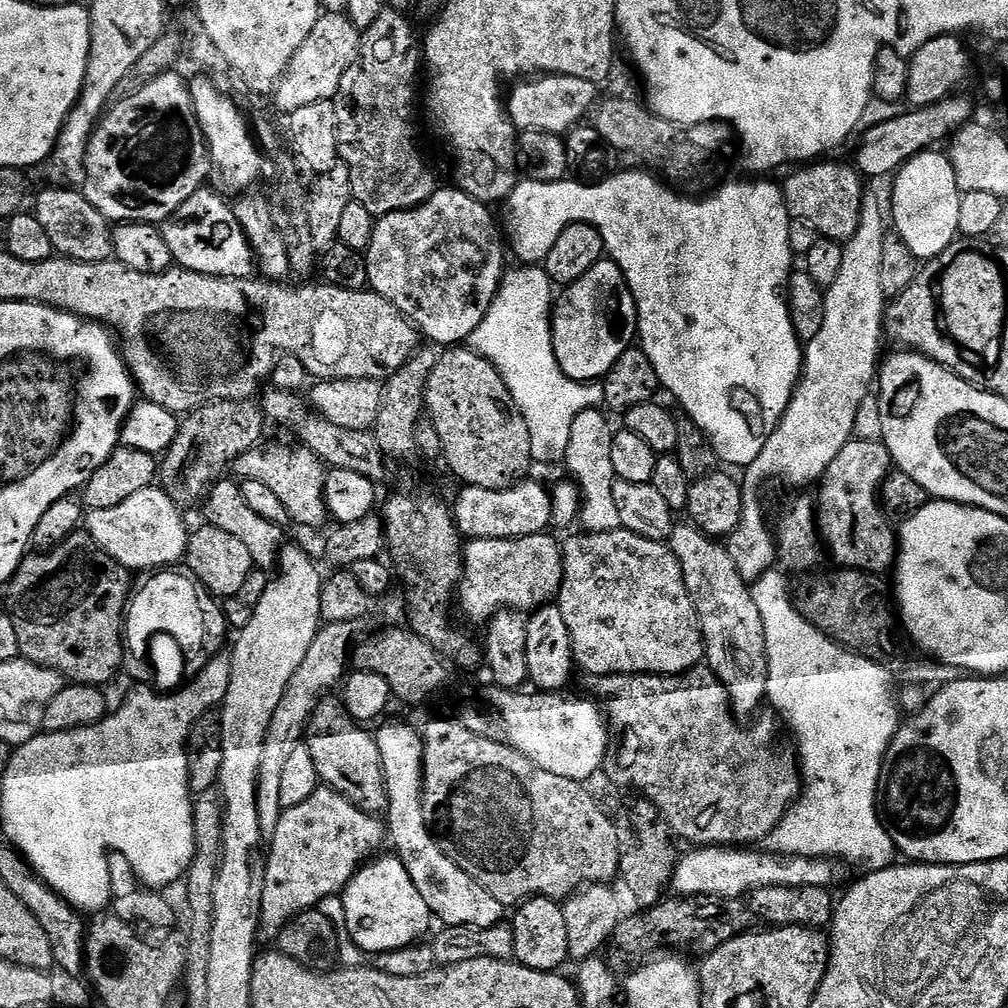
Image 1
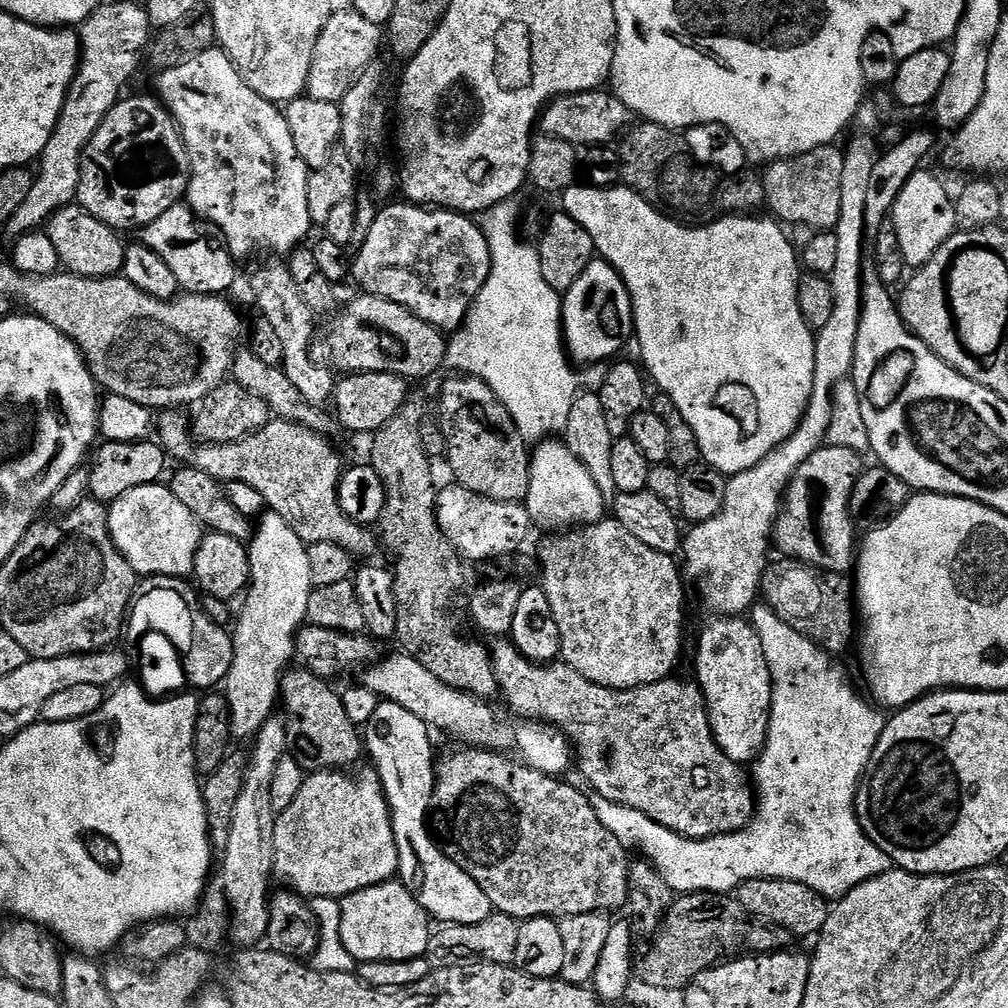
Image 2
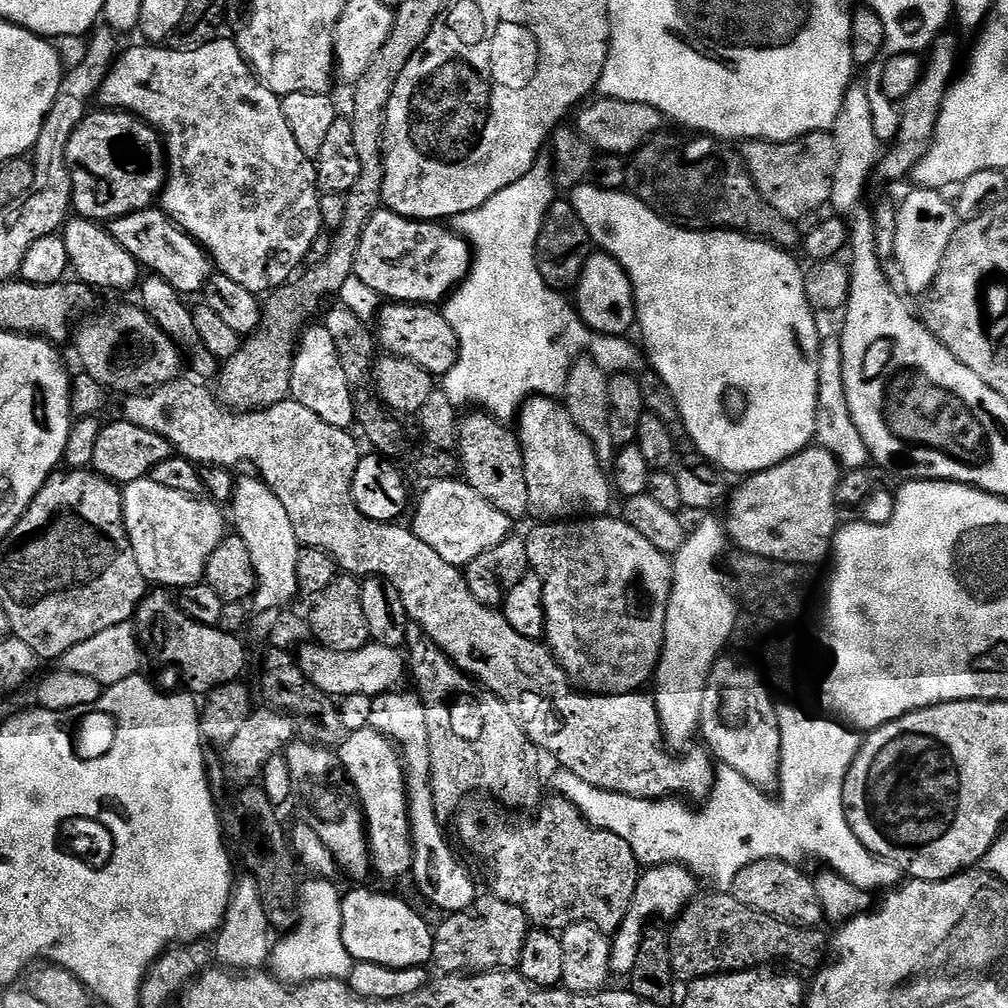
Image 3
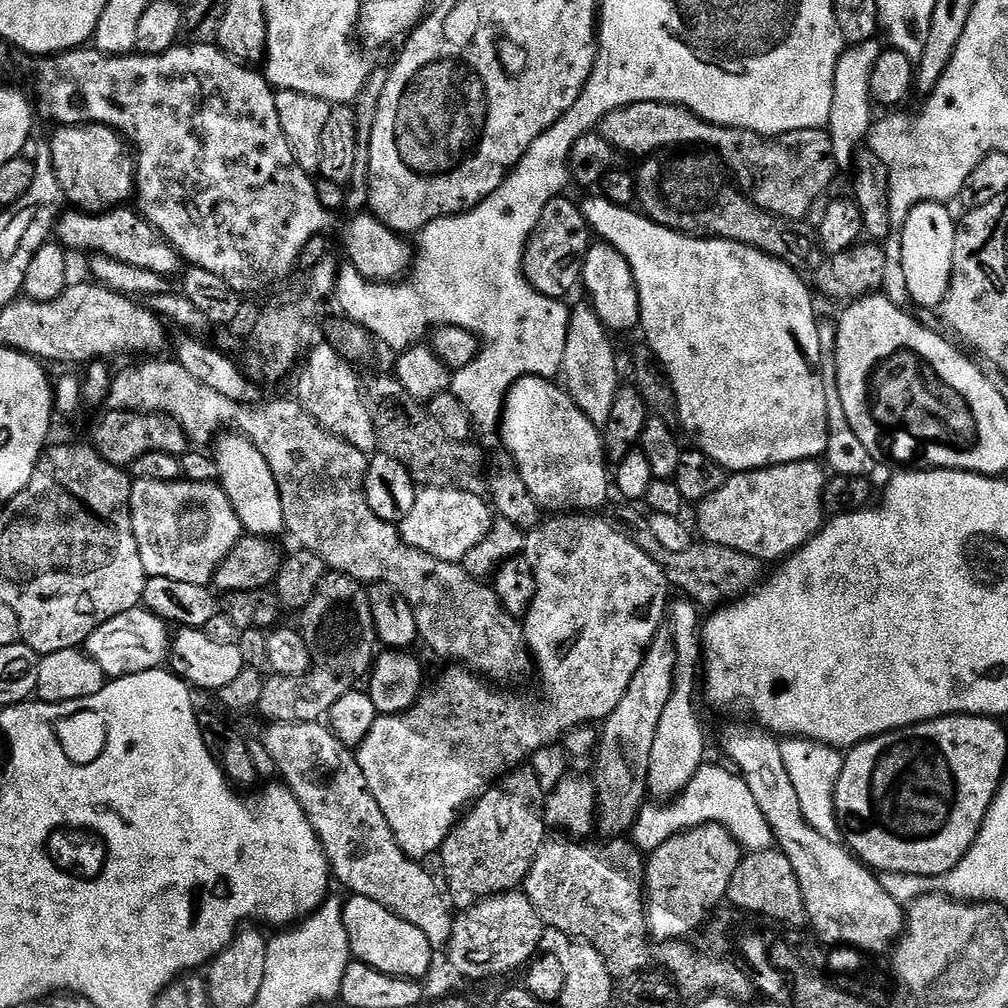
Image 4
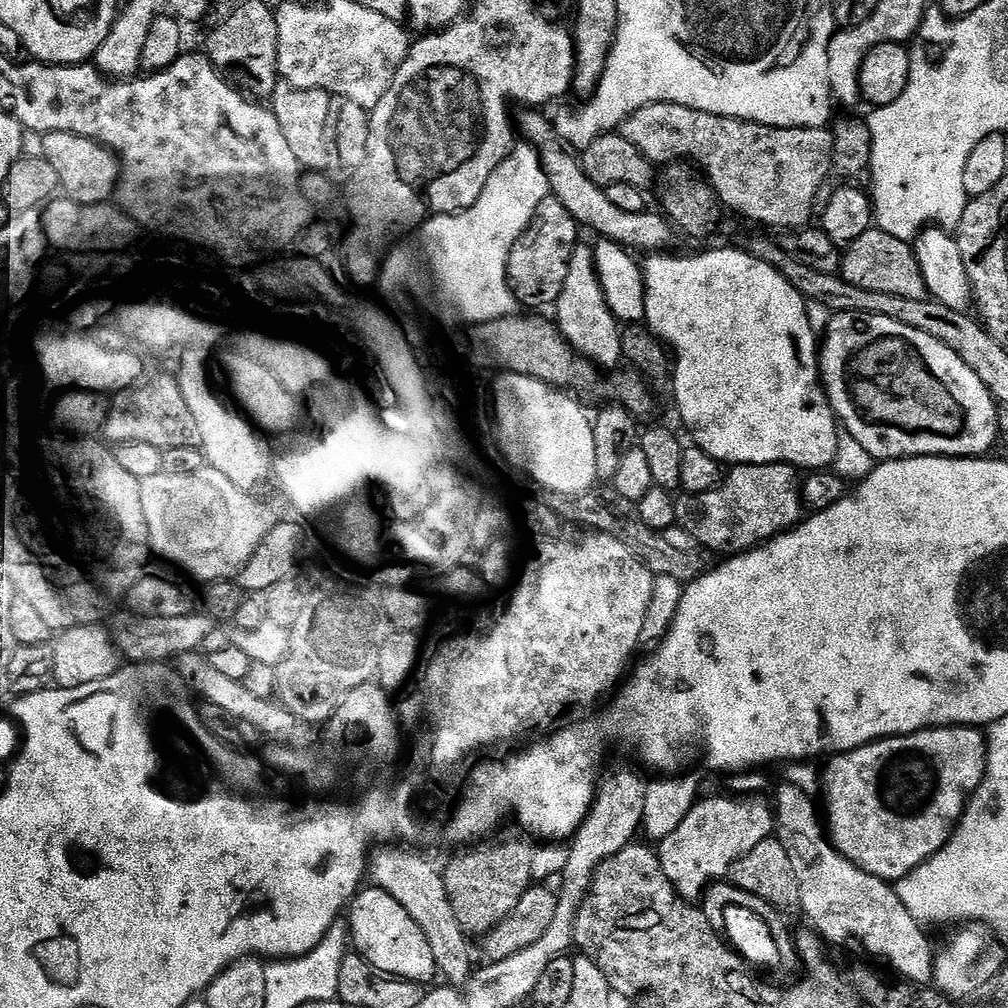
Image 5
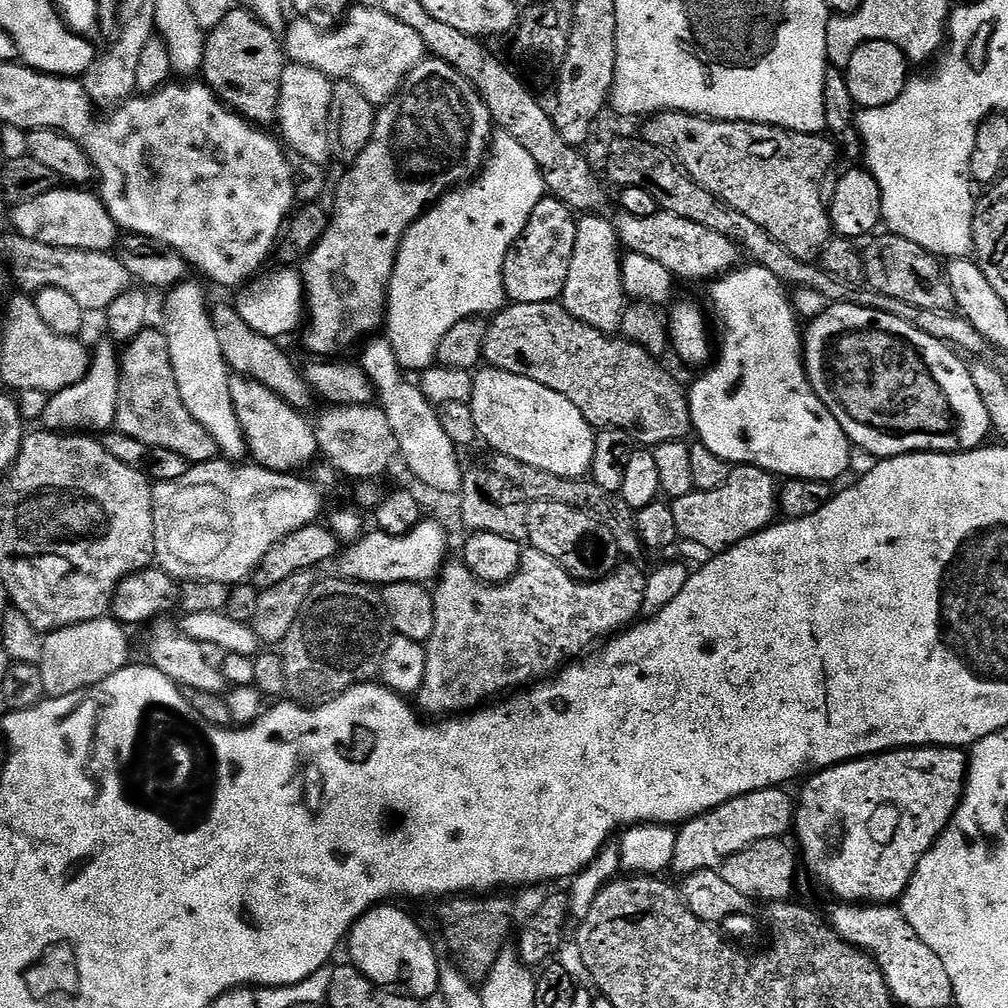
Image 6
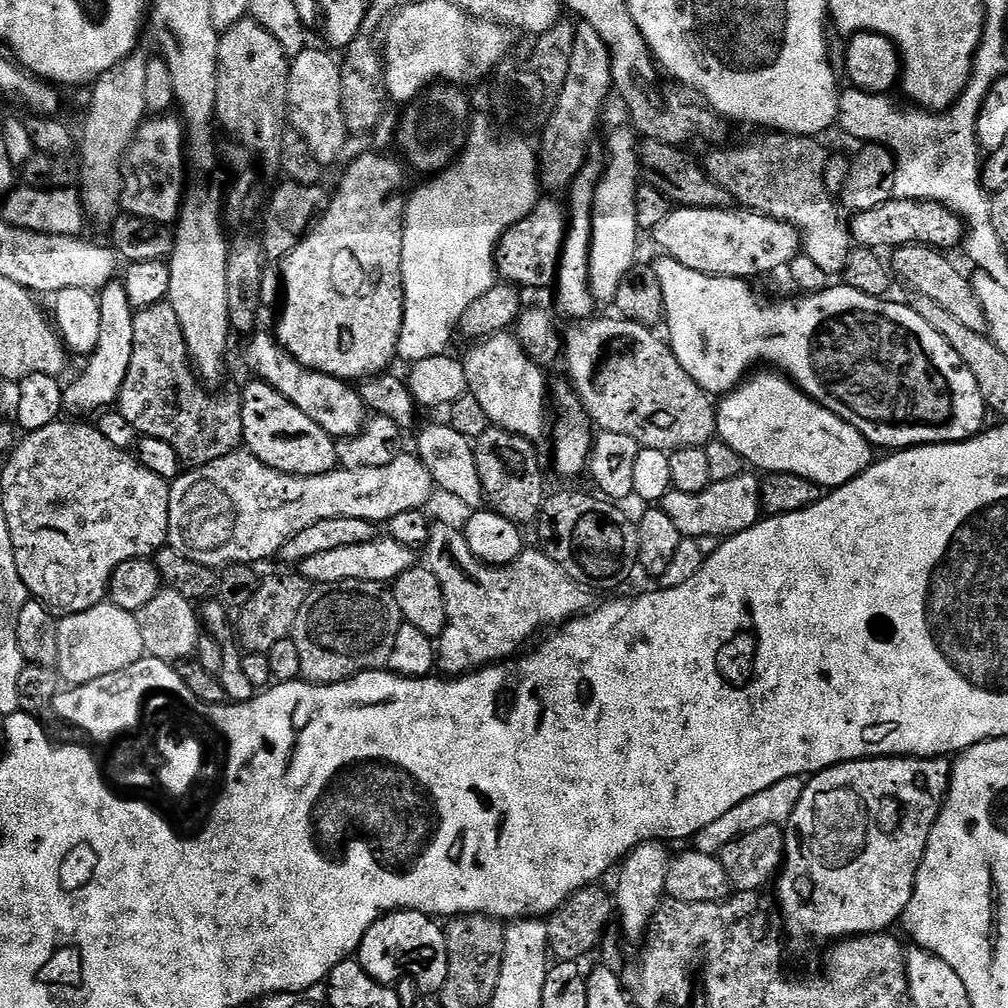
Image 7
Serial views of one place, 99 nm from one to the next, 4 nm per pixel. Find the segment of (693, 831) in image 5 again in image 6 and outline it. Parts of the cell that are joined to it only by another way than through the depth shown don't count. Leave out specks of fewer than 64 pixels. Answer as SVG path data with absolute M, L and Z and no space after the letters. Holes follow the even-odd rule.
M784 786L754 790L750 794L742 794L738 798L728 800L702 816L693 816L679 829L675 867L684 868L683 870L688 872L716 868L734 854L754 846L754 842L762 842L775 836L783 837L784 831L793 827L796 818L797 801L788 790Z

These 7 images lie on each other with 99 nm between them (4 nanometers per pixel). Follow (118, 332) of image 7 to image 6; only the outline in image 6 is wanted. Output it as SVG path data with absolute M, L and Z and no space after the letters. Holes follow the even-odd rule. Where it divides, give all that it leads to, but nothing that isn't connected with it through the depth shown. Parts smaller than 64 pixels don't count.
M115 343L102 344L93 351L92 364L82 380L49 397L42 424L49 431L101 434L115 427L120 406L120 354Z

